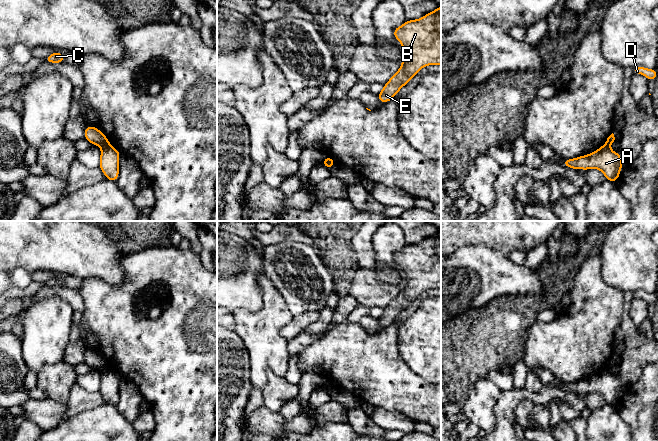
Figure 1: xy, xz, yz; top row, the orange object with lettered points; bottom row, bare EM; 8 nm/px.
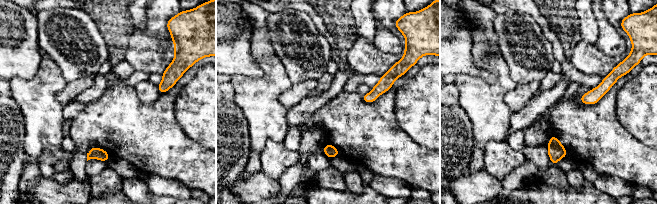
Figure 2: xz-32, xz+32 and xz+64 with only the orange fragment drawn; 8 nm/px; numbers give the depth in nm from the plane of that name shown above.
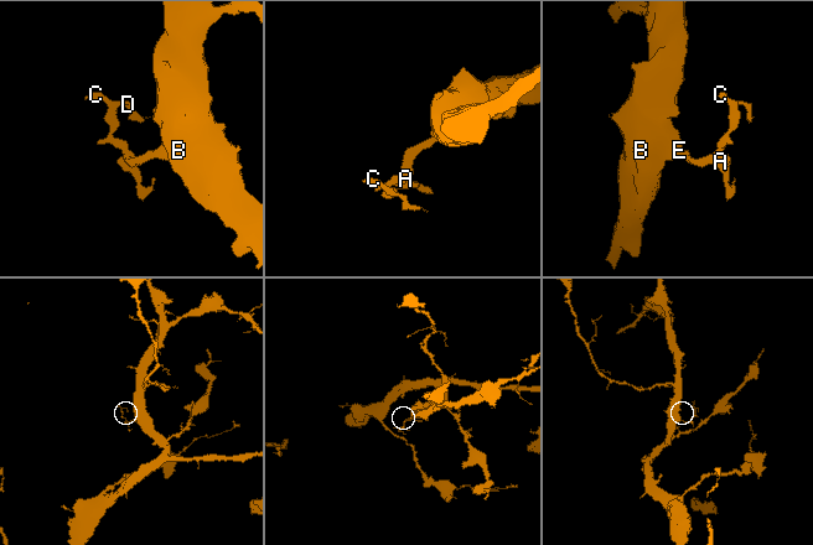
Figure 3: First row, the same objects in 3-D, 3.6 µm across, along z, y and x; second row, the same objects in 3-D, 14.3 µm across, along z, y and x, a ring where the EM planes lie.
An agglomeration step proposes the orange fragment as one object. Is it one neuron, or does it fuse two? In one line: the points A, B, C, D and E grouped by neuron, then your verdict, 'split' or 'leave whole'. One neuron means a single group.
groups A B E / C D; split

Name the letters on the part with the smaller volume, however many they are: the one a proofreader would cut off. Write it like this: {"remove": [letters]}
{"remove": ["C", "D"]}

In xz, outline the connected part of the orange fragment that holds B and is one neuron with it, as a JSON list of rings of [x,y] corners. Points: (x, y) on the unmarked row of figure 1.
[[[441,230],[419,243],[407,244],[394,253],[393,259],[403,272],[403,283],[401,291],[384,308],[383,314],[377,318],[382,328],[391,325],[423,291],[441,289]]]

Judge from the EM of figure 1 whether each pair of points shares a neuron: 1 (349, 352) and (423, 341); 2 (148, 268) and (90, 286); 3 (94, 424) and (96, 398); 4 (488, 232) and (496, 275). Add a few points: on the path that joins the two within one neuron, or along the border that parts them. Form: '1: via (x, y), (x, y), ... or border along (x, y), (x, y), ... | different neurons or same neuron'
1: border along (402, 322), (398, 330), (398, 351), (409, 366) | different neurons
2: via (134, 283), (126, 291), (105, 291) | same neuron
3: border along (106, 403), (81, 411), (73, 416) | different neurons
4: border along (468, 245), (492, 247), (507, 257) | different neurons

